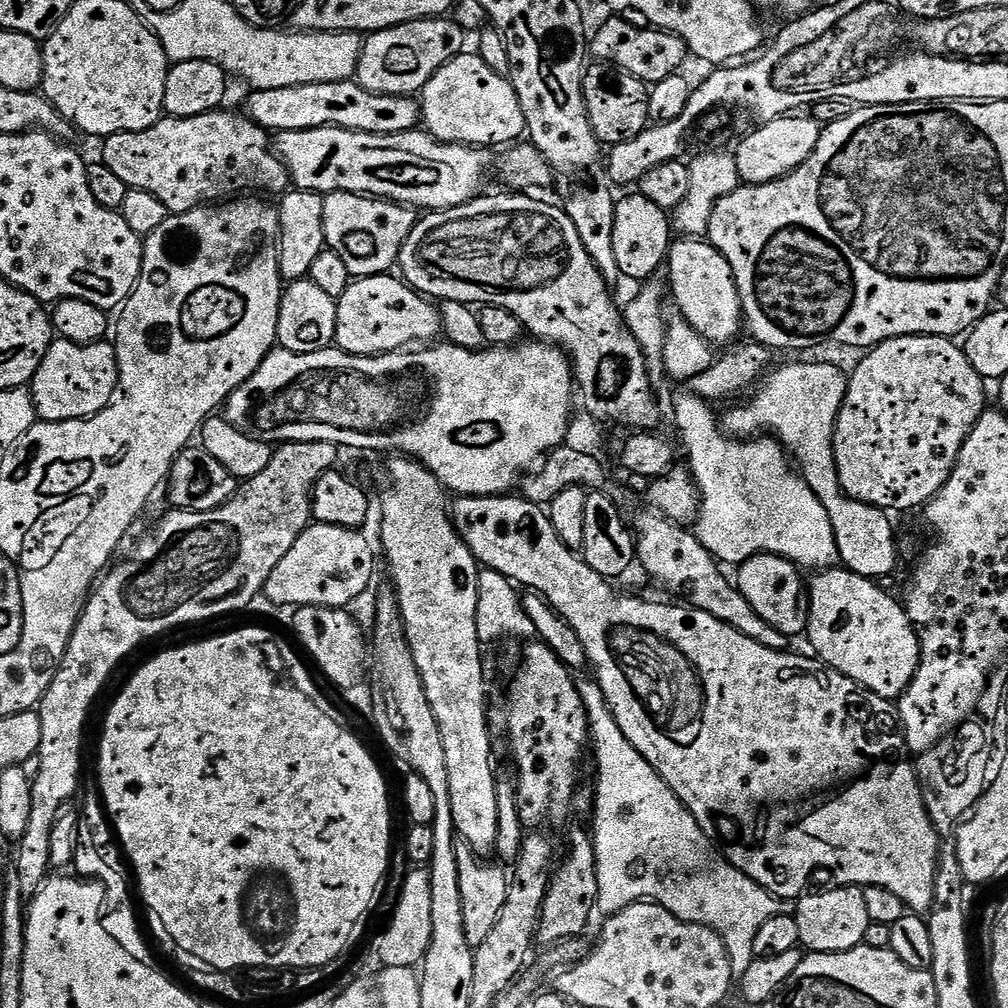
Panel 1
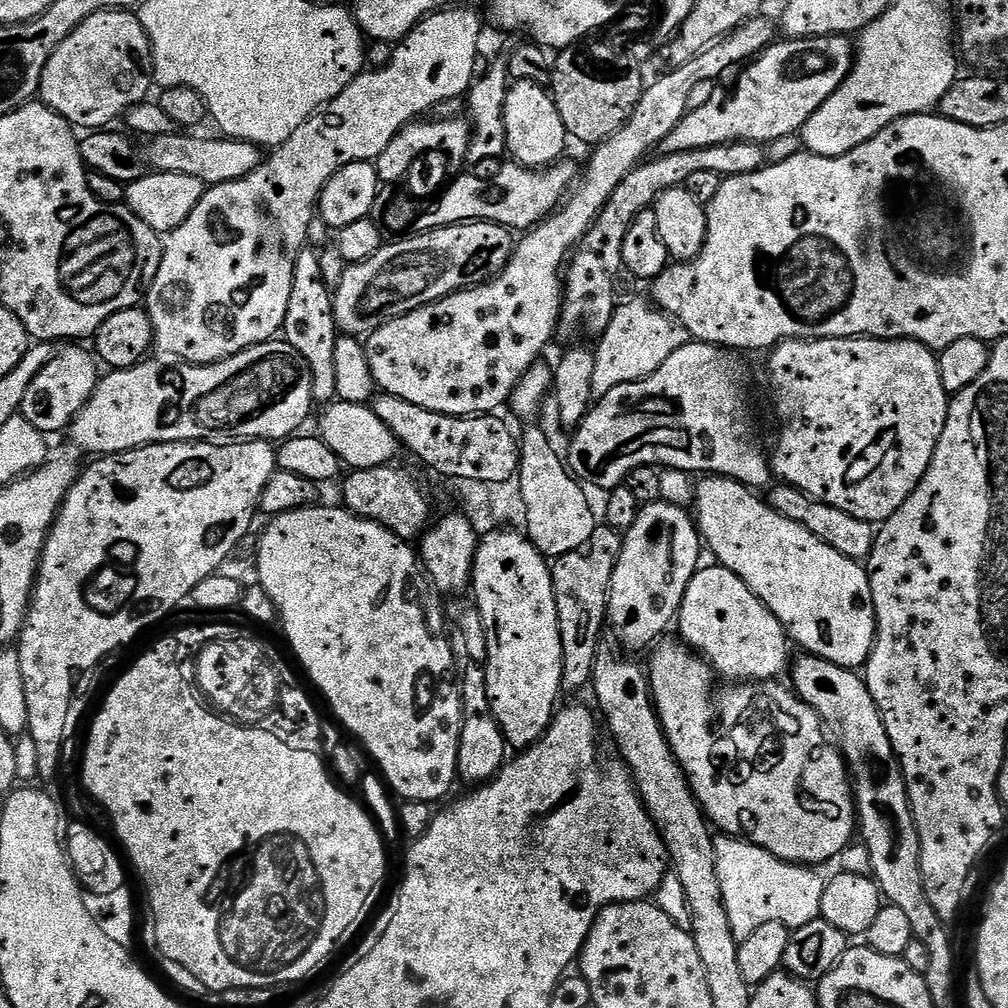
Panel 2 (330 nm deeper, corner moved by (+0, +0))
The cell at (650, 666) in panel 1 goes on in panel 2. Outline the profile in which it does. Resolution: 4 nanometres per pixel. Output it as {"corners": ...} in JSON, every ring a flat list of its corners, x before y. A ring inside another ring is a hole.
{"corners":[[679,639,667,640,657,643,651,649,652,657,649,658,648,664,646,663,648,685,652,687,652,702,656,706,656,713,660,715,660,725,664,728,664,736,668,740,668,745,672,747,676,761,688,776,688,784,692,787,692,793,696,795,696,800,703,808,705,816,717,829,720,827,719,831,723,835,735,836,754,846,762,846,762,850,774,854,787,864,821,866,820,864,826,863,827,860,832,860,835,856,839,857,844,849,853,843,858,832,854,785,850,779,848,765,844,762,844,755,840,753,835,743,830,742,820,715,806,701,800,699,791,687,783,688,780,682,740,682,735,686,728,686,716,704,717,677,714,675,712,665]]}

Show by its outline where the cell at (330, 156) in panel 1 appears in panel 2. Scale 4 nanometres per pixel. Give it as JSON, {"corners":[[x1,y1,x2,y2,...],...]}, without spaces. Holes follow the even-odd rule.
{"corners":[[177,130,174,134,153,136,147,141,146,164,149,169,170,174,190,174,190,178,198,178,205,184,225,184,240,180,260,167,262,152,257,145,247,144,241,140,203,140,200,134,185,134]]}

